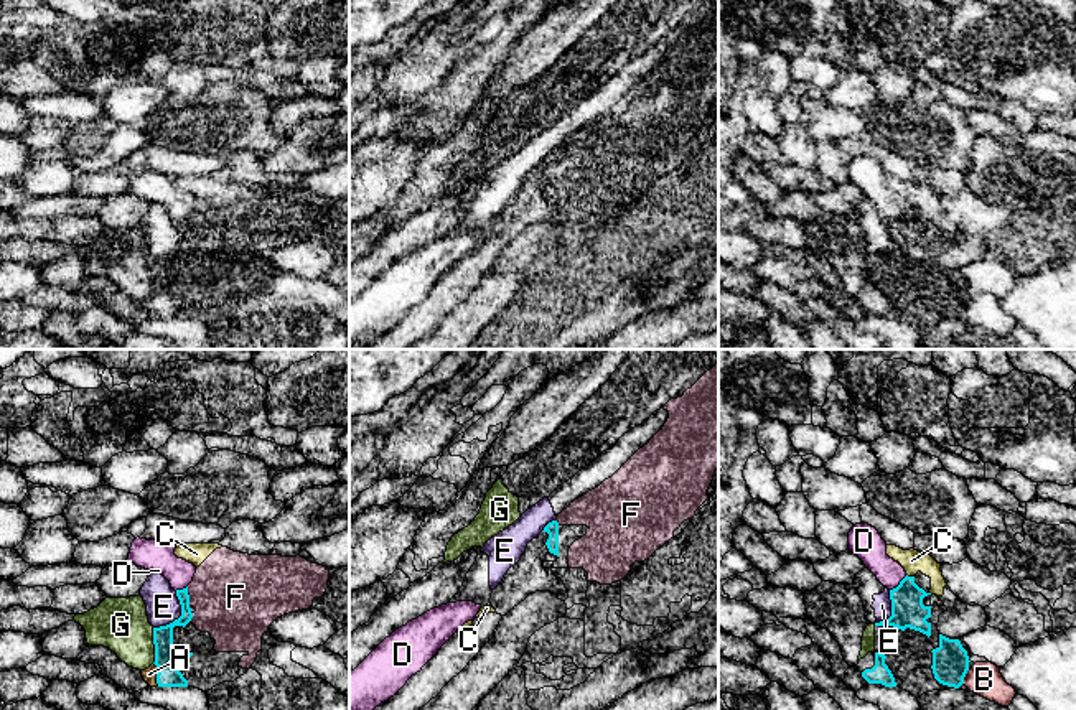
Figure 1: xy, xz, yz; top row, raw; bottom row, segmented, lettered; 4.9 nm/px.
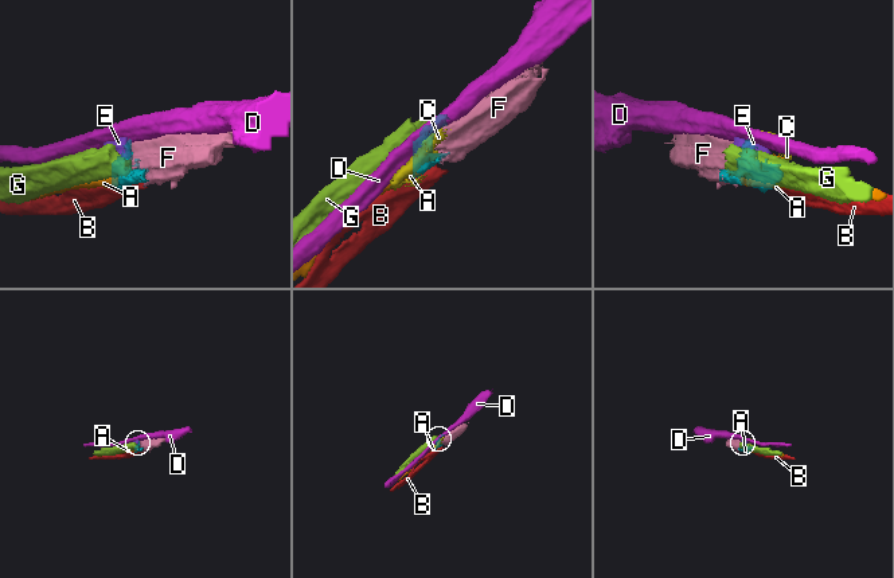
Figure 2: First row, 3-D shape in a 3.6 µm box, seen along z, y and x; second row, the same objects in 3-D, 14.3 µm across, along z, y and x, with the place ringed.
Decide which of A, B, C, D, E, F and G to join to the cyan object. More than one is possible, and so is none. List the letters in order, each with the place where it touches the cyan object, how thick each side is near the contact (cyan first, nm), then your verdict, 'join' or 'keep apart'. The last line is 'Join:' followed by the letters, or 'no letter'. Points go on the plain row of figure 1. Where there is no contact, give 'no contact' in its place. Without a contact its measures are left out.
A: xy (157, 305) | 110/70 nm | join
B: yz (964, 307) | 180/160 nm | keep apart
C: yz (910, 208) | 160/110 nm | keep apart
D: yz (900, 214) | 160/160 nm | keep apart
E: xy (180, 247) | 100/160 nm | keep apart
F: xy (188, 228) | 100/420 nm | join
G: xy (155, 277) | 110/260 nm | keep apart
Join: A, F

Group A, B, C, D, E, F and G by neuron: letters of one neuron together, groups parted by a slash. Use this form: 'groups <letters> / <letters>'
groups A F / B / C / D / E / G

